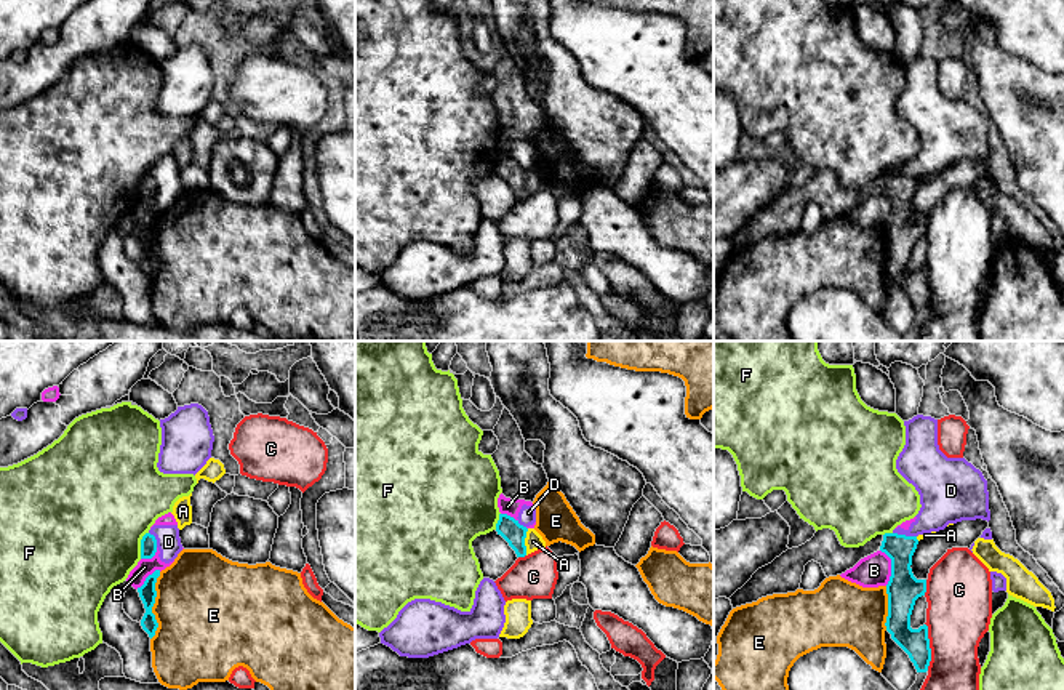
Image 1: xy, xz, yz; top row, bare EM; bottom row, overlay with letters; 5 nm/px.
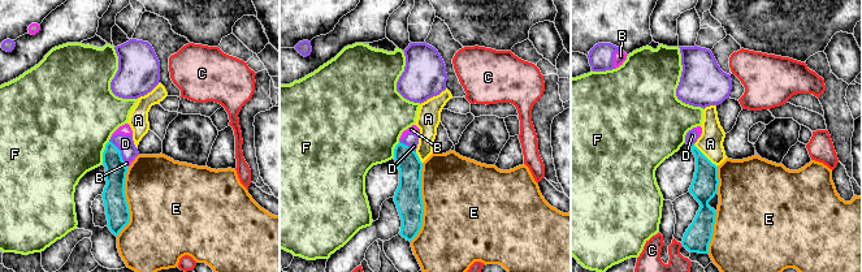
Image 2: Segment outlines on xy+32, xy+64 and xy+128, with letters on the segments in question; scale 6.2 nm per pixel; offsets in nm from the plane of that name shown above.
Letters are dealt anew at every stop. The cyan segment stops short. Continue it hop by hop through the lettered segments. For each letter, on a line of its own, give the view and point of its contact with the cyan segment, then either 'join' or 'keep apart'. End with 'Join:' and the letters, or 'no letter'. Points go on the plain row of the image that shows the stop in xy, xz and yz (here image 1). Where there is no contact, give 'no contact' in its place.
A: xz (524, 183) | keep apart
B: yz (892, 208) | keep apart
C: yz (928, 288) | keep apart
D: yz (904, 176) | keep apart
E: xy (152, 247) | keep apart
F: xy (141, 186) | keep apart
Join: no letter

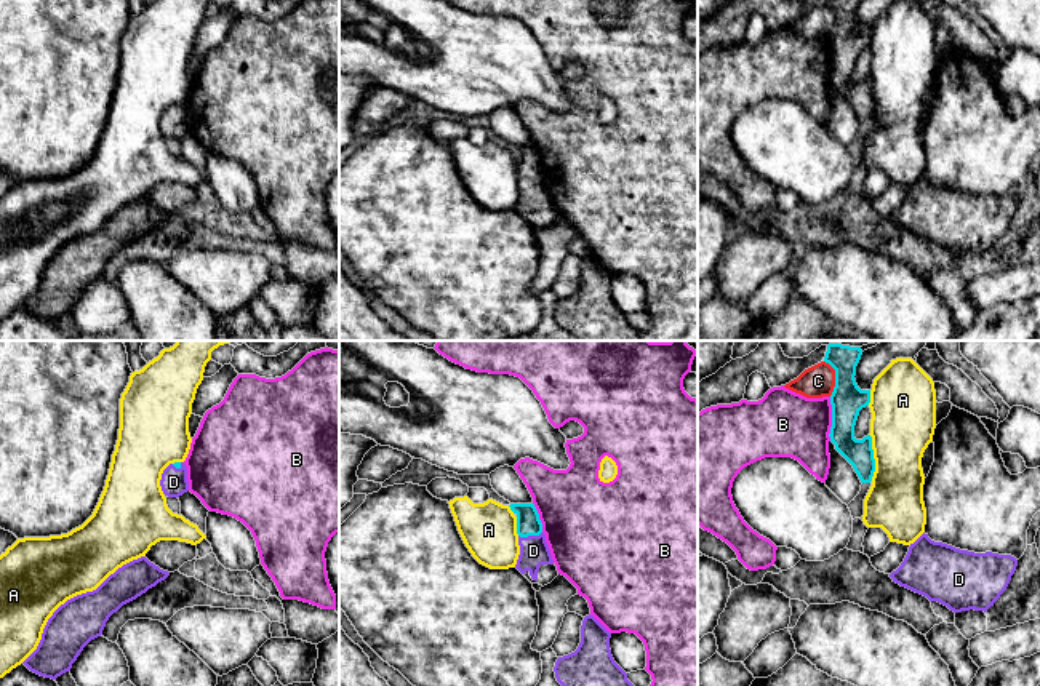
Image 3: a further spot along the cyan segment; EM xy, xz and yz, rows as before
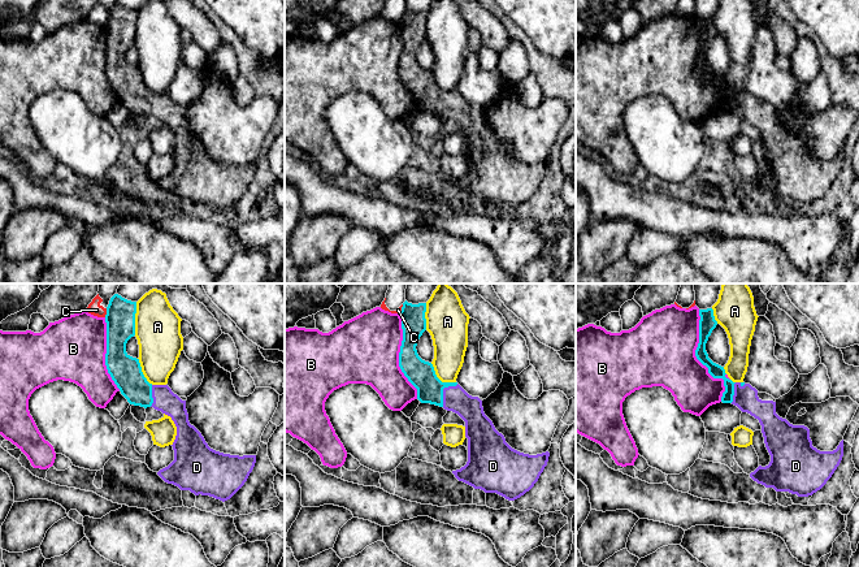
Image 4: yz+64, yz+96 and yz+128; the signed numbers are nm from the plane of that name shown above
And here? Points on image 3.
A: yz (872, 99) | keep apart
B: yz (832, 61) | keep apart
C: yz (836, 19) | keep apart
D: xz (530, 176) | join
Join: D

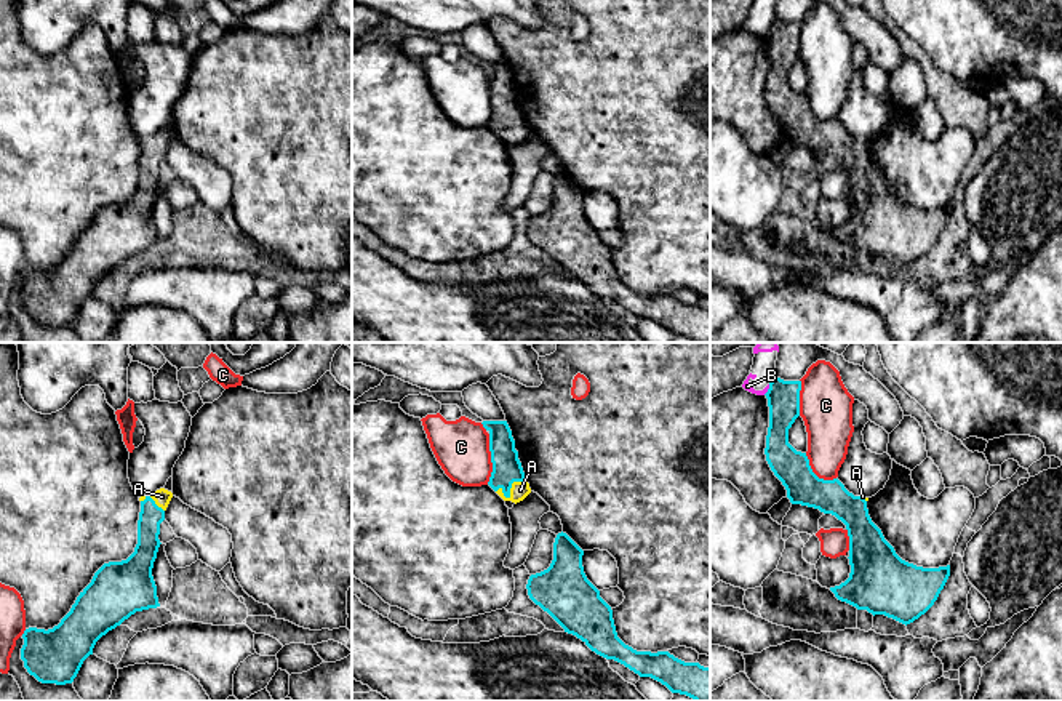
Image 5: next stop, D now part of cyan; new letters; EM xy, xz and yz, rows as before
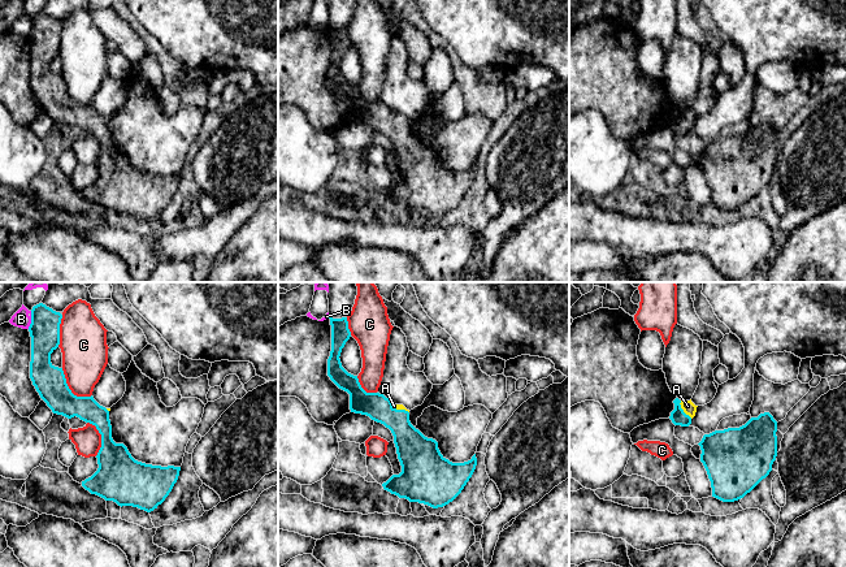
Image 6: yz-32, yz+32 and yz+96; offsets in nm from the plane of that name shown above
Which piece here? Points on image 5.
A: xz (509, 132) | join
B: yz (768, 31) | keep apart
C: xz (491, 101) | keep apart
Join: A

